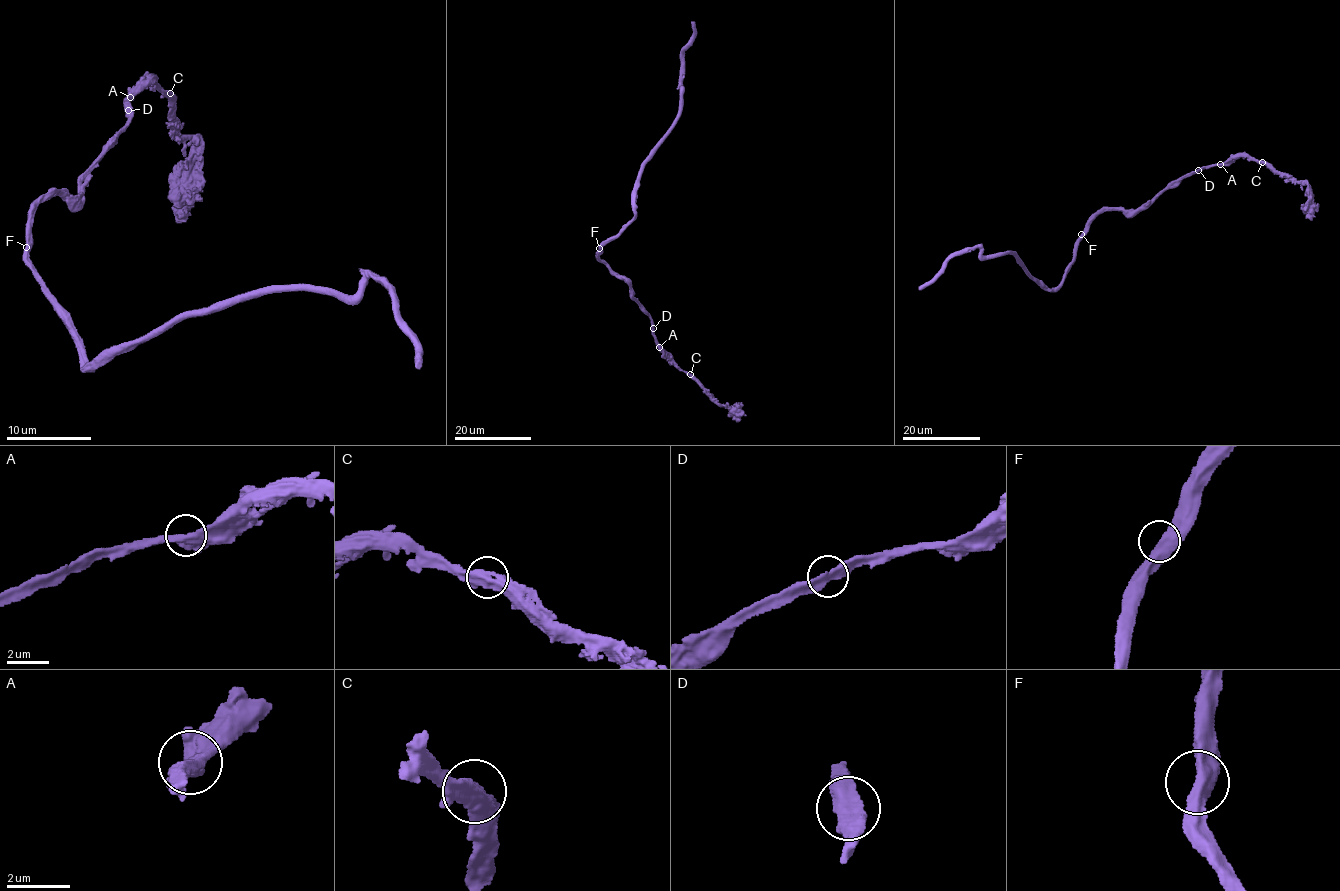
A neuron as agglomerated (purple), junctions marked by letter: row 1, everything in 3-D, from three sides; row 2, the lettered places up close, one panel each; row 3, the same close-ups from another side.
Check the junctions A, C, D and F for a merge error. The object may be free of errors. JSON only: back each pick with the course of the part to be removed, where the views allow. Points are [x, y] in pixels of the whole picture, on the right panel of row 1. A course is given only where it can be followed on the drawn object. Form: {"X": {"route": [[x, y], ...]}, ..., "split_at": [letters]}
{"split_at": []}

